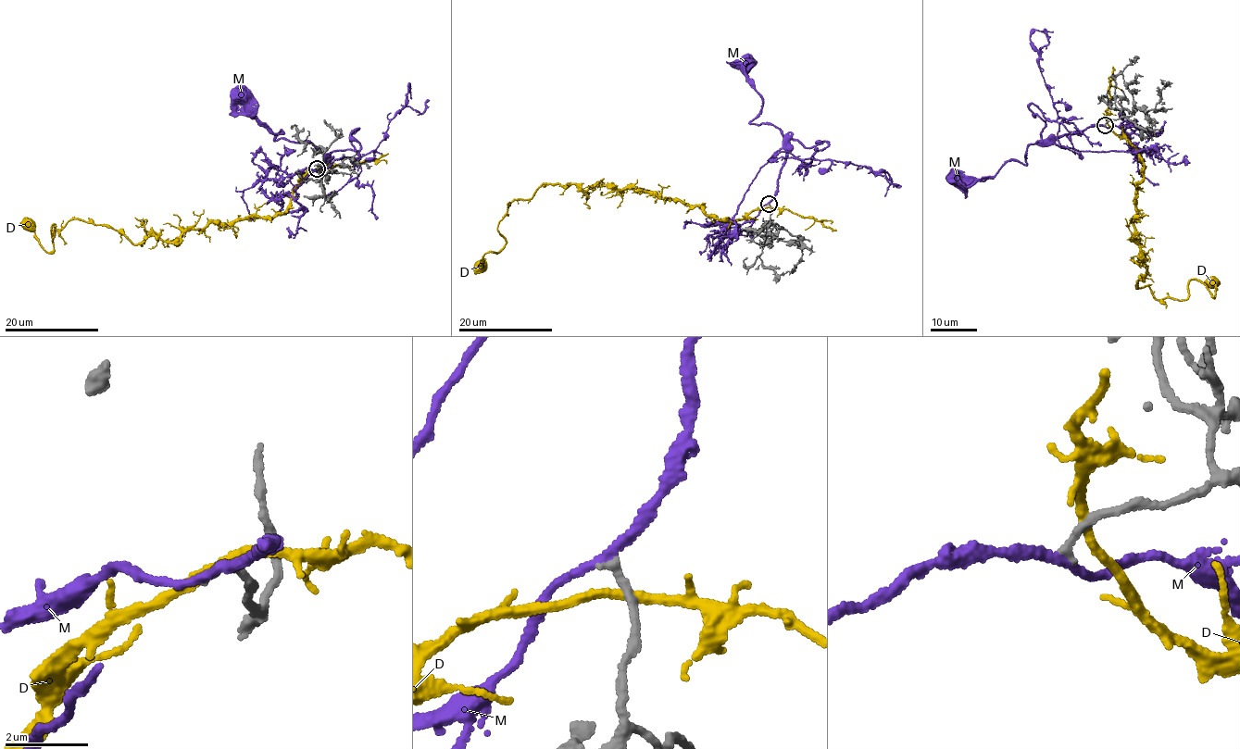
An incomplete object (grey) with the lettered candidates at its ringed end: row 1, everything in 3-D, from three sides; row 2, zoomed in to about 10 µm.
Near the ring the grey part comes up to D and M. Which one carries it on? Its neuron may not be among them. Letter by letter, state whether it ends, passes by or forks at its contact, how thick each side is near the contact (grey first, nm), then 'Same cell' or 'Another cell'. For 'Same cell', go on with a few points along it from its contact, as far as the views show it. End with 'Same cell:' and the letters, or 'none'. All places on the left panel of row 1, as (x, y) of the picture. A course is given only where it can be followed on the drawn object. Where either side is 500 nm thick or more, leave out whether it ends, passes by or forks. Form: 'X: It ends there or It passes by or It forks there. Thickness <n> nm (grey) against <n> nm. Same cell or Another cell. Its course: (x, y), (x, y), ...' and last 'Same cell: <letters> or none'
D: It passes by. Thickness 240 nm (grey) against 220 nm. Another cell
M: It passes by. Thickness 200 nm (grey) against 190 nm. Same cell. Its course: (318, 168), (329, 162), (326, 156), (306, 141), (275, 139), (282, 131), (275, 133), (253, 113), (244, 94)
Same cell: M

